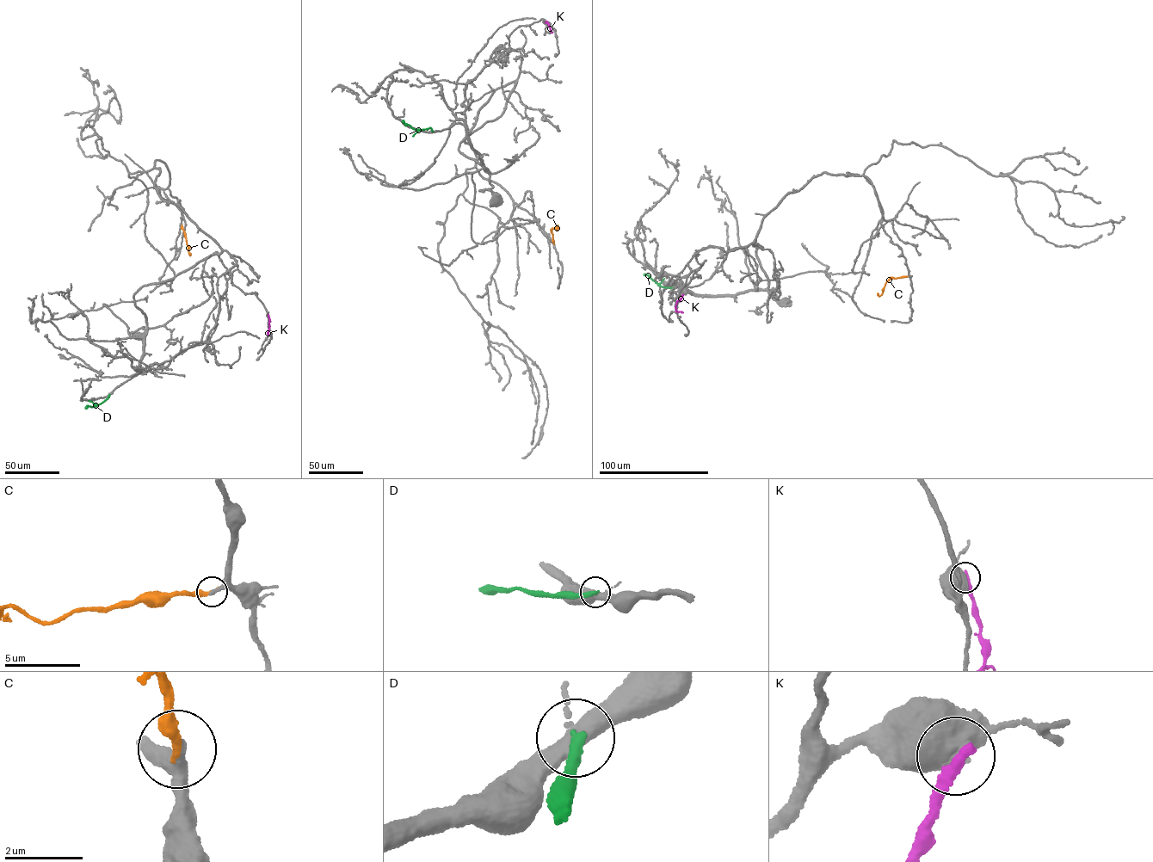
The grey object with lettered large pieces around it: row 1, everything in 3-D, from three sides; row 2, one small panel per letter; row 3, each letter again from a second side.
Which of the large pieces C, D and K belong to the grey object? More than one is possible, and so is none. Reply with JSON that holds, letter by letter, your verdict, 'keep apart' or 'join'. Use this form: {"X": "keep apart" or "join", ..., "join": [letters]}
{"C": "join", "D": "keep apart", "K": "keep apart", "join": ["C"]}

